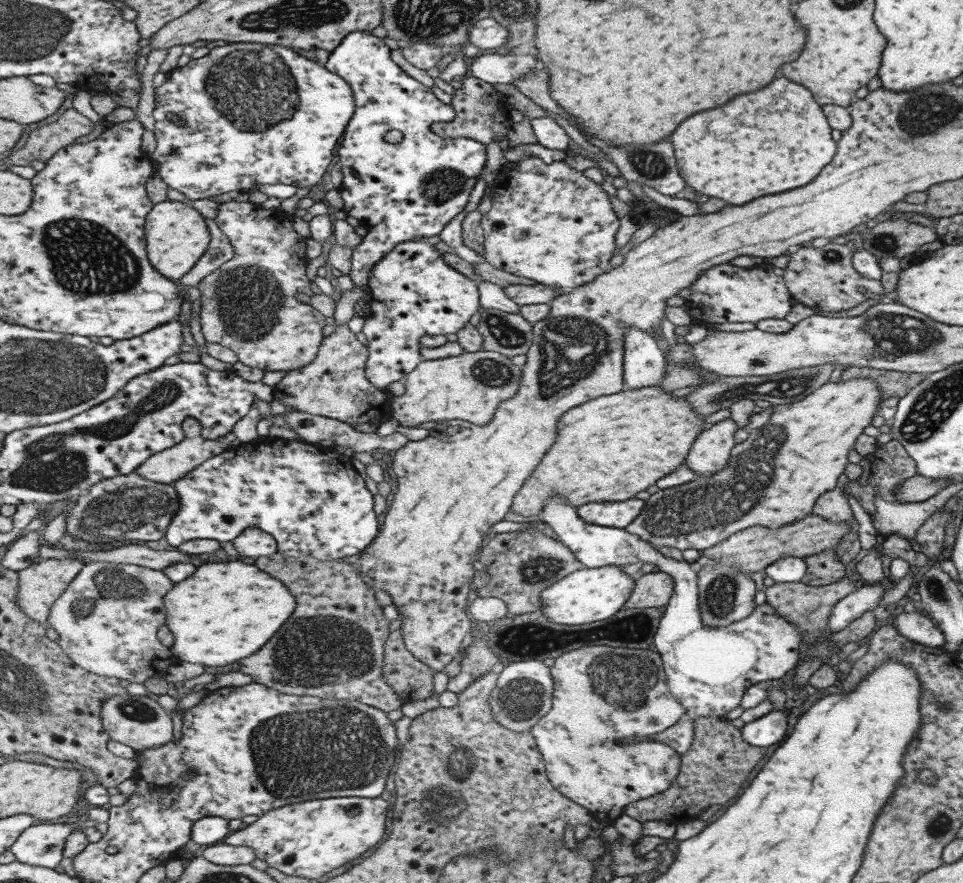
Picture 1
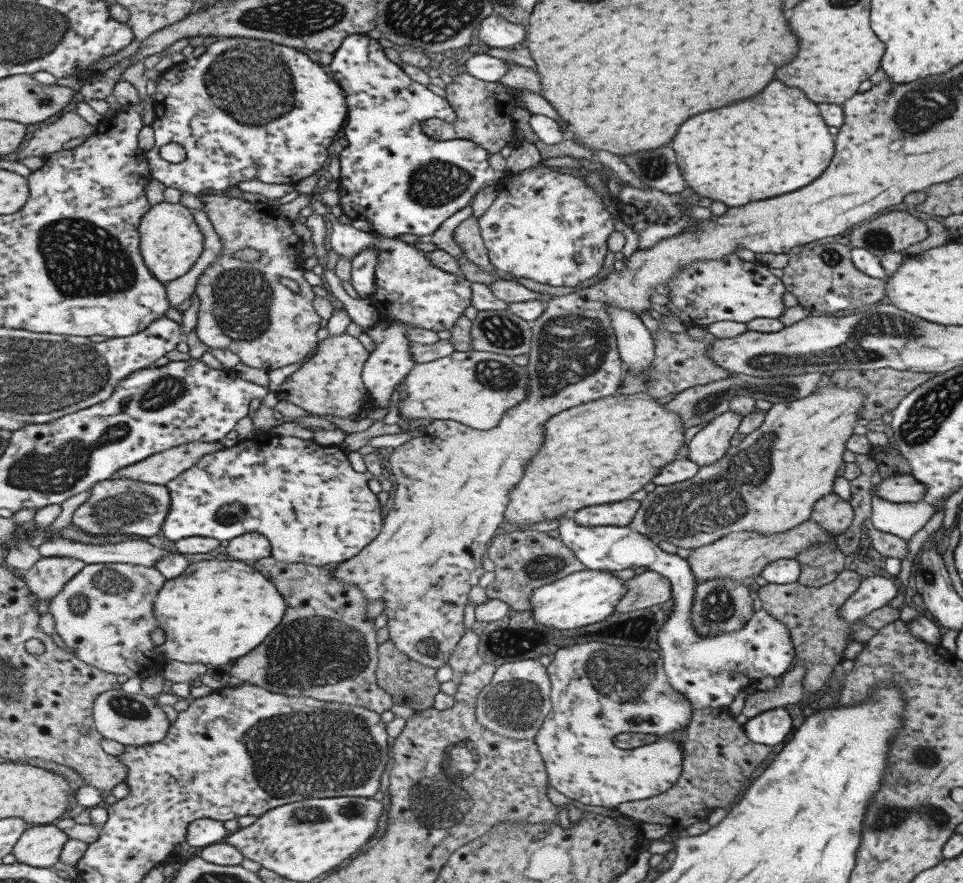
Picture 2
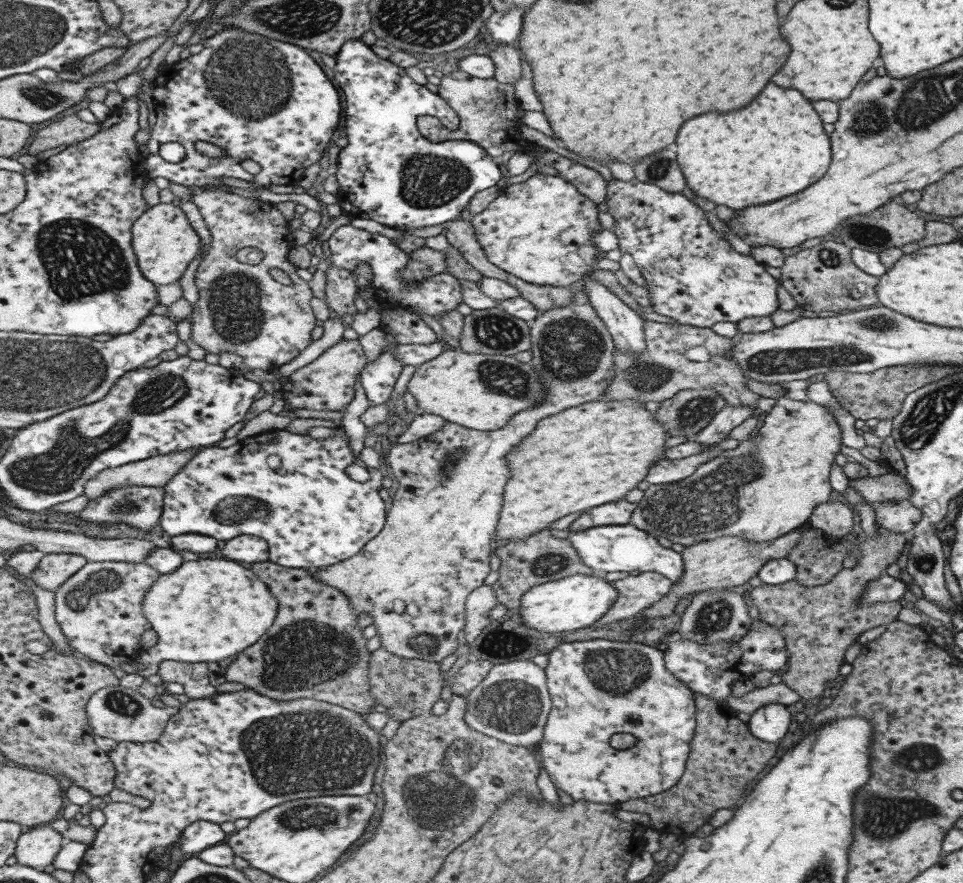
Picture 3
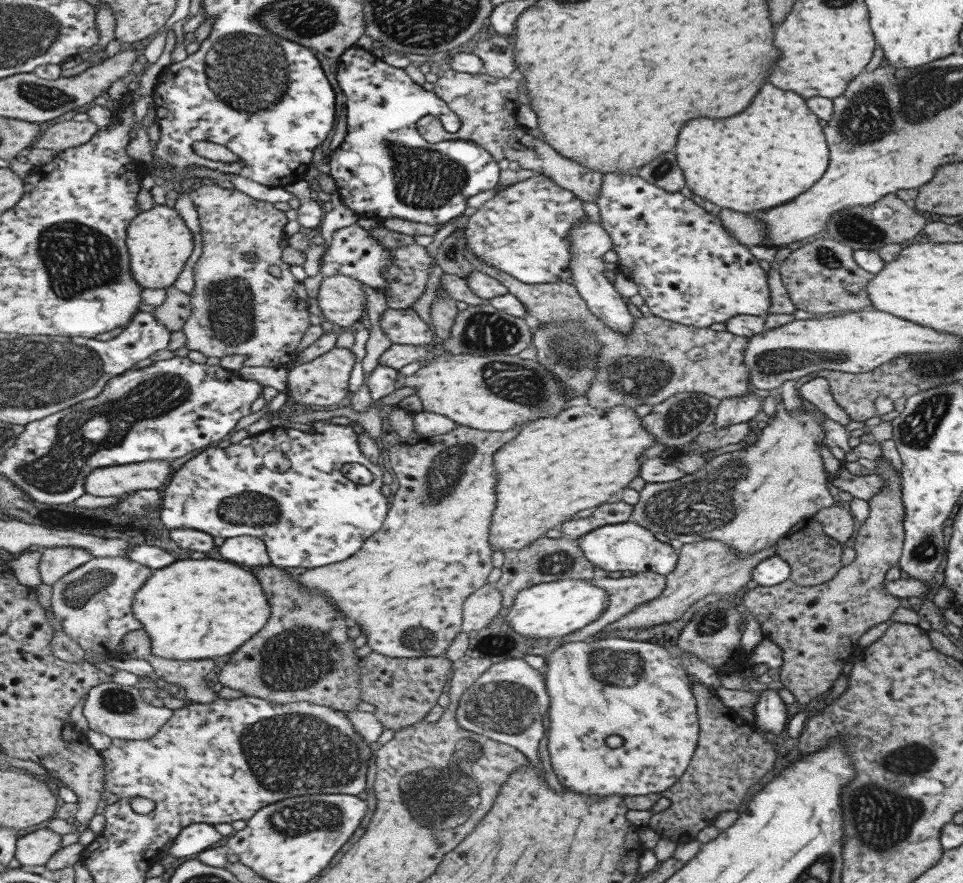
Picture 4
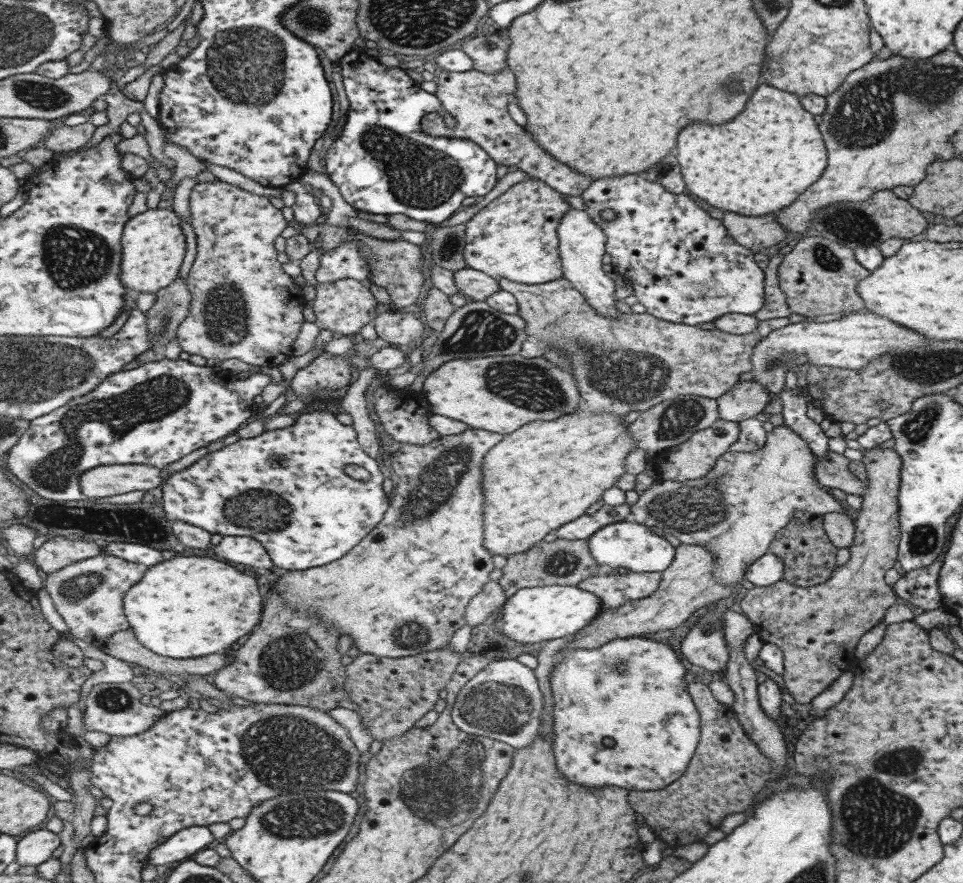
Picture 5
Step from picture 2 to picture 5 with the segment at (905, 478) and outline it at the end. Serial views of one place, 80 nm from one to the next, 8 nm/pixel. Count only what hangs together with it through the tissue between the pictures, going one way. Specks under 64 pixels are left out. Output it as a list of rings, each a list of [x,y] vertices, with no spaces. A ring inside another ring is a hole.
[[[827,451],[826,457],[815,456],[814,479],[822,488],[837,488],[847,494],[861,496],[866,489],[866,480],[860,481],[847,470],[847,458],[842,454]]]

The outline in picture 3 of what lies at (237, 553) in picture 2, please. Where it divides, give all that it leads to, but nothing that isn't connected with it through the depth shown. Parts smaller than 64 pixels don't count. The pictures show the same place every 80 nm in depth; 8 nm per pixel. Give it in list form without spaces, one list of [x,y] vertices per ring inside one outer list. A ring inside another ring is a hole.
[[[238,535],[235,539],[226,541],[222,549],[235,562],[261,563],[270,560],[270,549],[267,540],[252,535]]]

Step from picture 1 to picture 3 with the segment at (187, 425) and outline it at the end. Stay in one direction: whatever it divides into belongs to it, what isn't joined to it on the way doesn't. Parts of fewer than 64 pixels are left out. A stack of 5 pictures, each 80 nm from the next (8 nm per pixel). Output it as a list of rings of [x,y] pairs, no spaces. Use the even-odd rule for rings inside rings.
[[[195,447],[183,452],[161,454],[161,456],[147,458],[147,460],[115,466],[103,474],[99,474],[97,478],[87,480],[87,486],[81,495],[93,500],[114,488],[123,488],[124,486],[165,487],[203,449],[204,447]]]

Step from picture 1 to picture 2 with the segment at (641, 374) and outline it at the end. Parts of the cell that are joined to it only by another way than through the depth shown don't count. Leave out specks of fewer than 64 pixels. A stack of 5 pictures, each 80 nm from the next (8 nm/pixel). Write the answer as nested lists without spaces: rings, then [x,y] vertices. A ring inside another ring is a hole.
[[[613,305],[606,306],[606,315],[617,339],[616,349],[621,362],[634,373],[650,370],[654,358],[653,340],[641,320],[631,311]]]

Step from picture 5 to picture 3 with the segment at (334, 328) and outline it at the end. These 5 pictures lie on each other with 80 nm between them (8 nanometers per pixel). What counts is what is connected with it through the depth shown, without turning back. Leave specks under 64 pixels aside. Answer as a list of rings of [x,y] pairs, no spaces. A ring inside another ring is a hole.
[[[330,266],[325,272],[326,294],[324,301],[331,310],[332,316],[343,318],[347,314],[355,314],[353,298],[358,292],[356,278],[347,267]]]

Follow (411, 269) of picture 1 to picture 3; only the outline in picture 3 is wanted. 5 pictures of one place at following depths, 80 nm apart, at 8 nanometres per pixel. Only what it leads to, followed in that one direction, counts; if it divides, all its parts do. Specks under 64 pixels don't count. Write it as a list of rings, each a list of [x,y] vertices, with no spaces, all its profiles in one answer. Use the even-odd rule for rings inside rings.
[[[347,223],[334,230],[327,244],[332,252],[330,266],[341,265],[353,272],[353,269],[357,268],[359,264],[366,262],[373,273],[370,286],[381,310],[397,309],[408,313],[422,312],[439,320],[443,313],[455,310],[456,306],[462,302],[458,279],[449,273],[433,273],[427,278],[407,281],[403,277],[403,270],[410,262],[410,255],[401,251],[387,236],[366,232],[363,231],[363,228],[354,228]],[[385,333],[385,340],[388,341],[388,345],[384,351],[375,360],[367,362],[359,375],[366,399],[373,405],[385,403],[388,400],[393,384],[403,367],[401,361],[395,357],[398,342],[395,342],[395,338],[389,337],[387,333]]]

